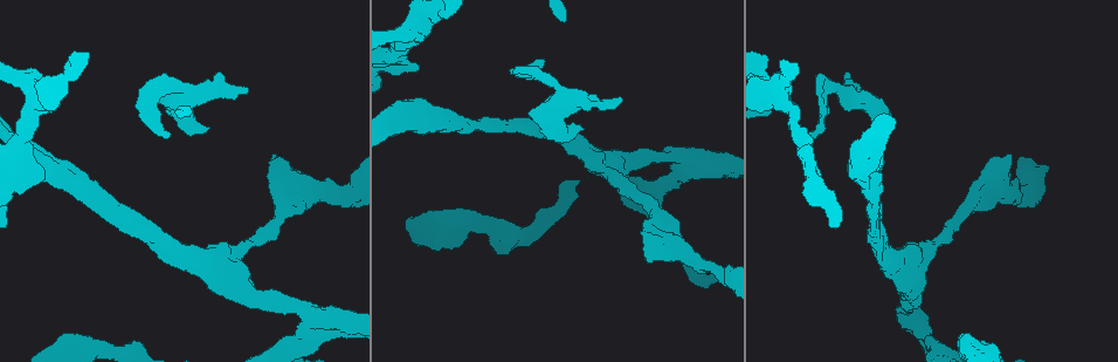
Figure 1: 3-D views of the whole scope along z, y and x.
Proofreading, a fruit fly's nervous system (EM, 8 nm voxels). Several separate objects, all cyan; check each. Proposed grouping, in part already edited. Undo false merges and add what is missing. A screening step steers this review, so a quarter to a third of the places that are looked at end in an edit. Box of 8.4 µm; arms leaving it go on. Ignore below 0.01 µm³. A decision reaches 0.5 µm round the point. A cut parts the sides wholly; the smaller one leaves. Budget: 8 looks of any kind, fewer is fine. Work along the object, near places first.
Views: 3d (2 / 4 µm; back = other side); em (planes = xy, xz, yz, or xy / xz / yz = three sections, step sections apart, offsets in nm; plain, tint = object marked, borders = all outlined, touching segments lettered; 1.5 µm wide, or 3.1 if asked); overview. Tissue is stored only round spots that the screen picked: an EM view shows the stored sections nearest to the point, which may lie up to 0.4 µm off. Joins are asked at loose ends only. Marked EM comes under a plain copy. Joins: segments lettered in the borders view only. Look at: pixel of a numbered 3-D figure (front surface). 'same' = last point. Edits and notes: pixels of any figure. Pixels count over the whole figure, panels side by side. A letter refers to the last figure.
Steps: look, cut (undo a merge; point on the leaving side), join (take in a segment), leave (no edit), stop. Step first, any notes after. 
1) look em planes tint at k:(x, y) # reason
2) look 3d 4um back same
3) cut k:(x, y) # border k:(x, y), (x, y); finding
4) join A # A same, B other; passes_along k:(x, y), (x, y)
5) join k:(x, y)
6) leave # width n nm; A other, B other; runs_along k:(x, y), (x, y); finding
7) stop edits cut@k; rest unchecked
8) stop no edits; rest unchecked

look em planes borders at 1:(936, 242) # a narrow waist

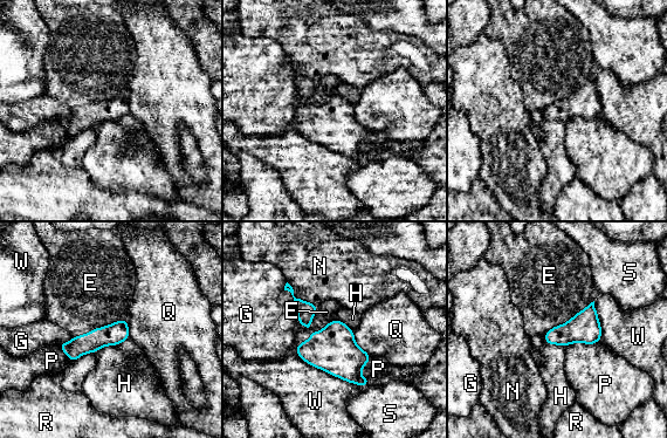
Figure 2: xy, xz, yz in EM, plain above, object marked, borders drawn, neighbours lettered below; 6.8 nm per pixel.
leave # E other, G other, H other, N other, P other, Q other, R other, S other, W other; border 2:(125, 317), (74, 337); one neuron here

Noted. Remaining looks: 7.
look em yz step 4 tint at 1:(580, 126) # branch stops here

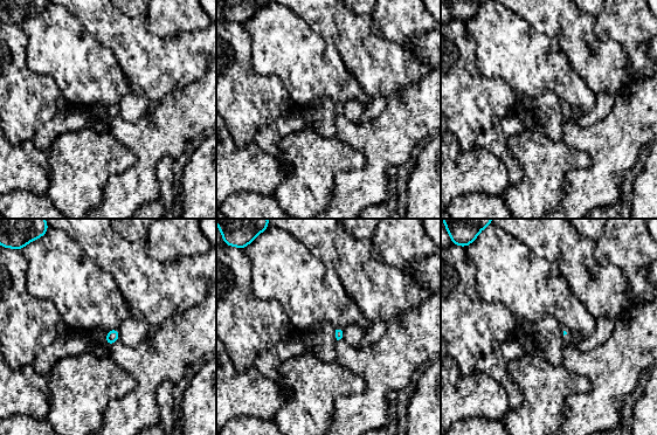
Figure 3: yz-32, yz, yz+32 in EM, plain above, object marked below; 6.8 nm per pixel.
look em yz step 4 borders same # what lies round it

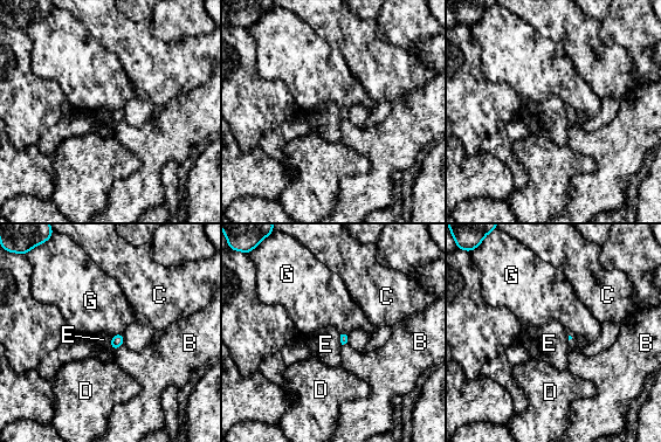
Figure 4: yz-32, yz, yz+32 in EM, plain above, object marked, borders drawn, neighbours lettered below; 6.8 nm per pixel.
leave # longest_contact E 100 nm; B other, C other, D other, E other, G other; border 4:(112, 335), (110, 347); none of them fits

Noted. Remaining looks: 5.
look 3d 4um at 1:(43, 89)

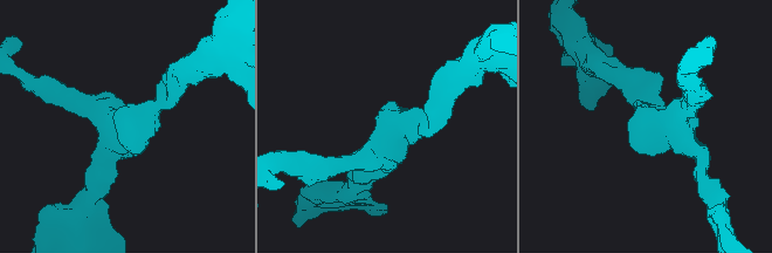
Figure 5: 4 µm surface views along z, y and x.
look em xy step 4 tint at 5:(124, 126) # arms 3; arm_widths 280, 280, 280 nm; now the EM

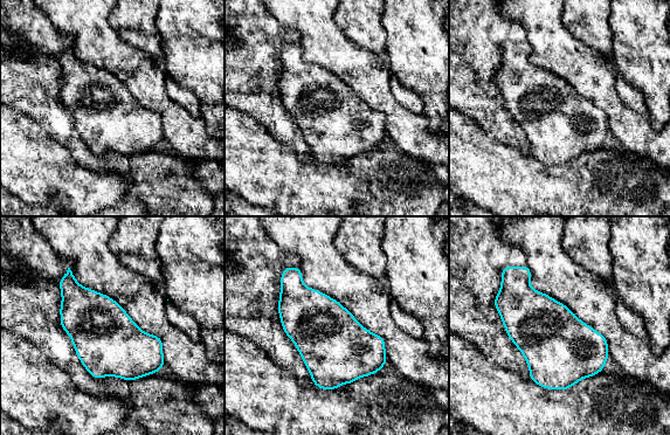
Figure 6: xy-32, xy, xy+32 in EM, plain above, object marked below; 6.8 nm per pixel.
look em planes borders same # cut it another way

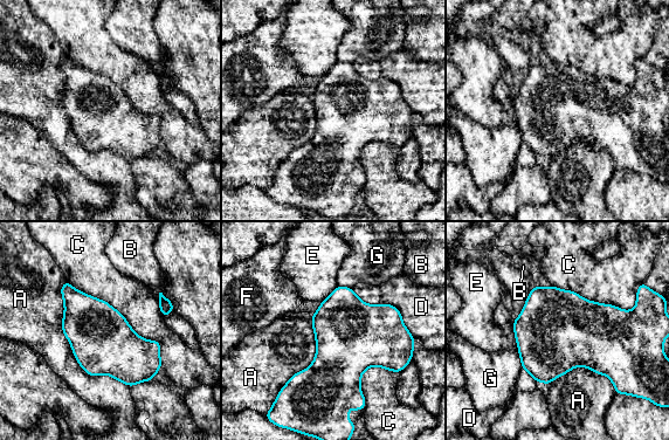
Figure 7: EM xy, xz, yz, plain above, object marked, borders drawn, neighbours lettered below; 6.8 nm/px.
leave # A other, B other, C other, D other, E other, F other, G other; border 7:(60, 290), (77, 363), (129, 387); one neuron here

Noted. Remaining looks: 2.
stop no edits; rest unchecked

